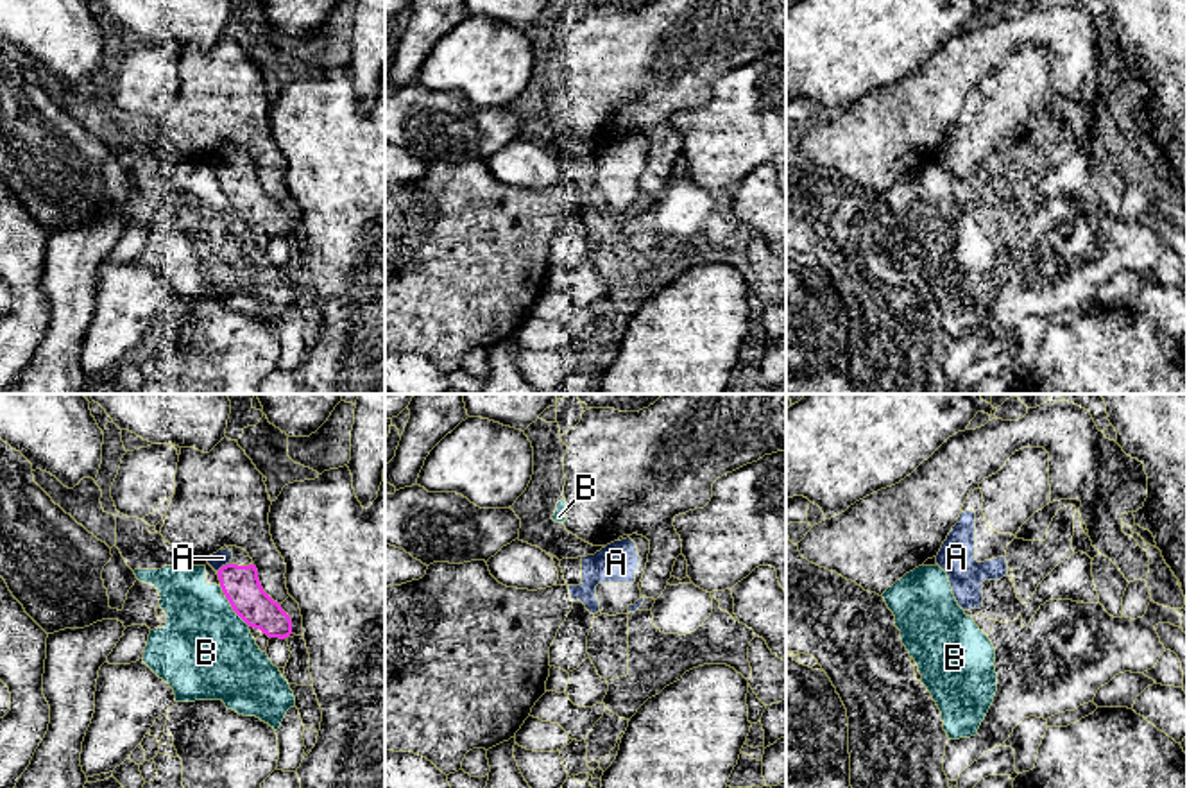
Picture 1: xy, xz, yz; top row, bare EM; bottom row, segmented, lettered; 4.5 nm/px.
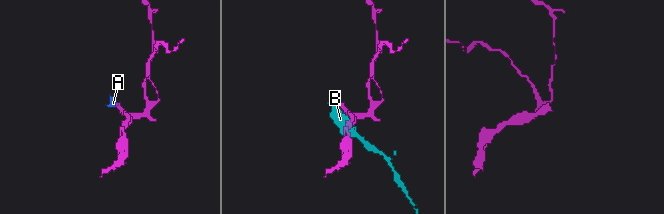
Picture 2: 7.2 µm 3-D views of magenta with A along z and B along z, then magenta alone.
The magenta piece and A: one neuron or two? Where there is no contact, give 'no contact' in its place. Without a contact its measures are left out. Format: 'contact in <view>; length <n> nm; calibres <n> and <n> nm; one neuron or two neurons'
contact in xy; length 80 nm; calibres 170 and 70 nm; one neuron

